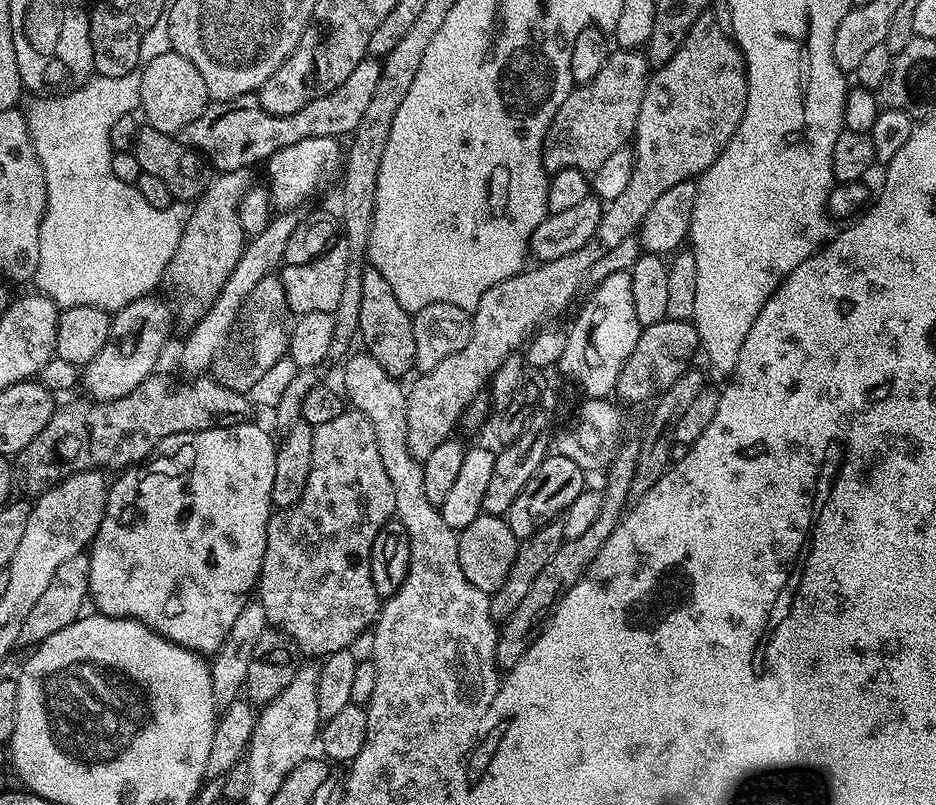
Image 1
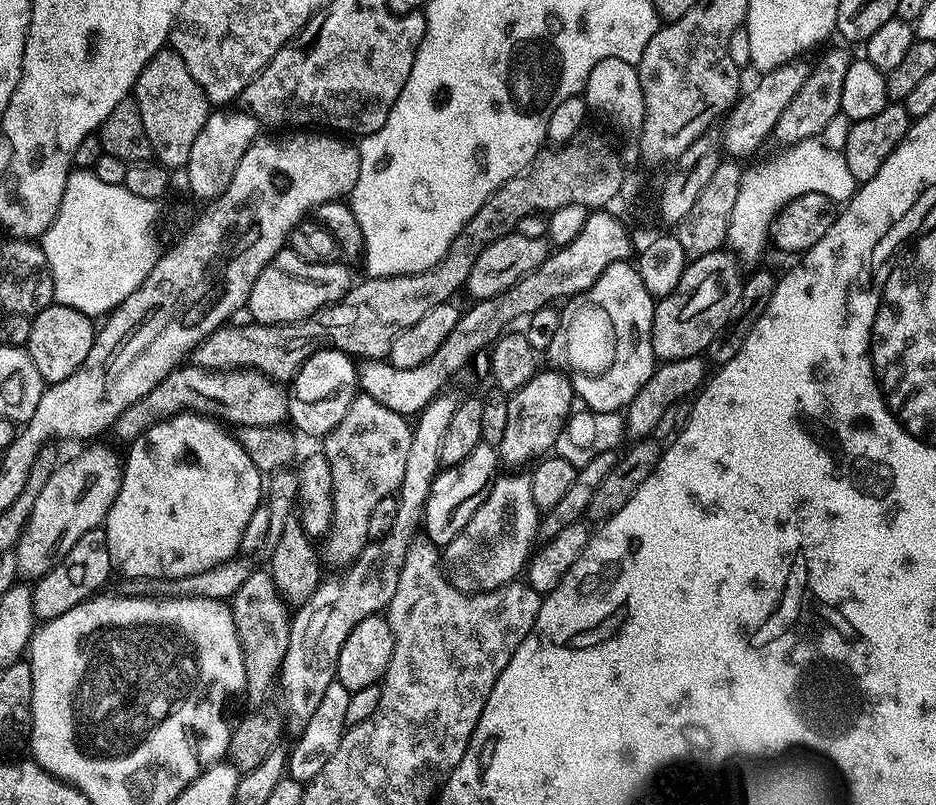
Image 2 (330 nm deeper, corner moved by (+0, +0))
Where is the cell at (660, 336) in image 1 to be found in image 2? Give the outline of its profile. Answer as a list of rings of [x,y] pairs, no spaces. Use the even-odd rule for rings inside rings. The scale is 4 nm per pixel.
[[[721,250],[702,254],[685,264],[678,286],[668,296],[659,297],[652,319],[652,349],[657,361],[667,362],[707,353],[717,336],[729,327],[740,306],[745,273],[740,273],[737,253]]]

